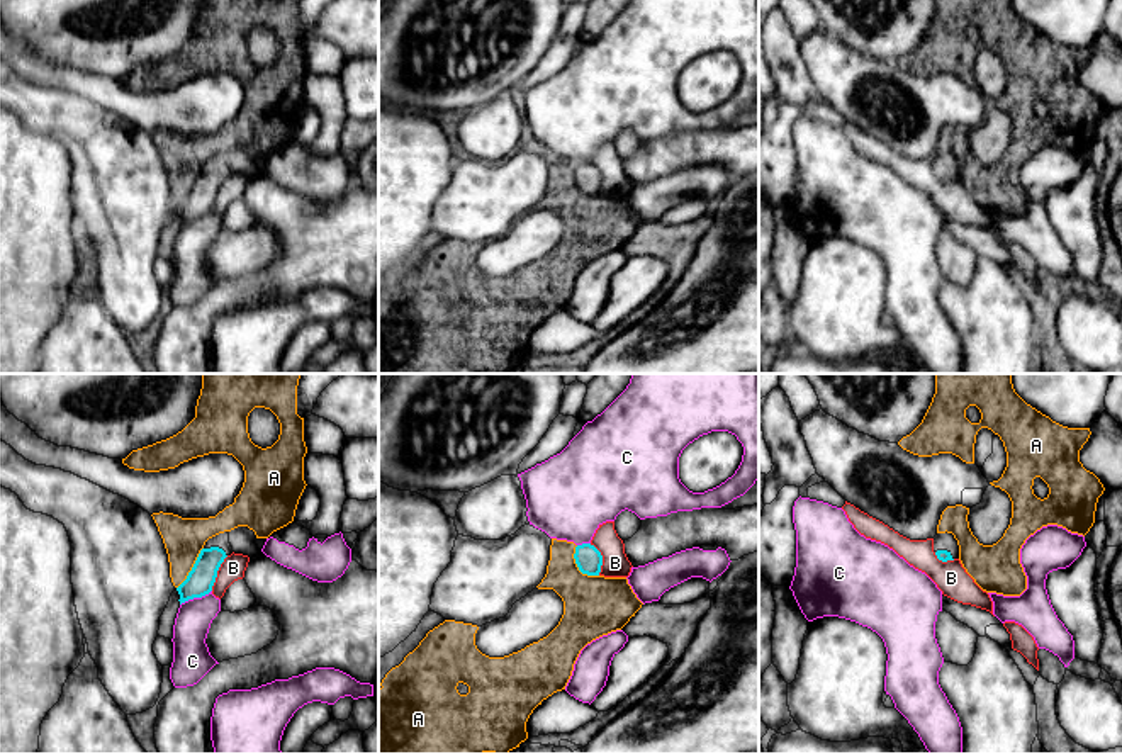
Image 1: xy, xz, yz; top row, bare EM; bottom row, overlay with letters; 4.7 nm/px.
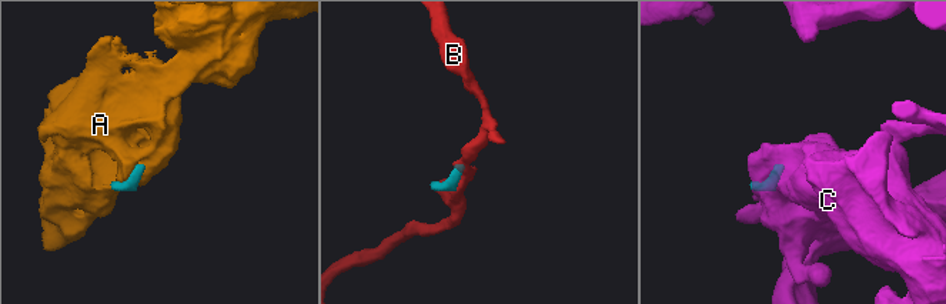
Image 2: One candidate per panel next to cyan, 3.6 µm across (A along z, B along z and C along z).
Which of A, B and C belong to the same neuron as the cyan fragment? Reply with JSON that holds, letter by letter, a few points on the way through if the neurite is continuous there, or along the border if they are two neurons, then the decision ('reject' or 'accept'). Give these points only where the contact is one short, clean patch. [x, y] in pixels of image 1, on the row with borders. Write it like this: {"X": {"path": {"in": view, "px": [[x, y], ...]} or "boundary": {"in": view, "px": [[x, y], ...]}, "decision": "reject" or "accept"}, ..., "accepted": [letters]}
{"A": {"boundary": {"in": "xz", "px": [[576, 545], [576, 566], [583, 573], [598, 576]]}, "decision": "reject"}, "B": {"boundary": {"in": "xy", "px": [[228, 556], [211, 590]]}, "decision": "reject"}, "C": {"boundary": {"in": "xy", "px": [[211, 590], [180, 605]]}, "decision": "reject"}, "accepted": []}

